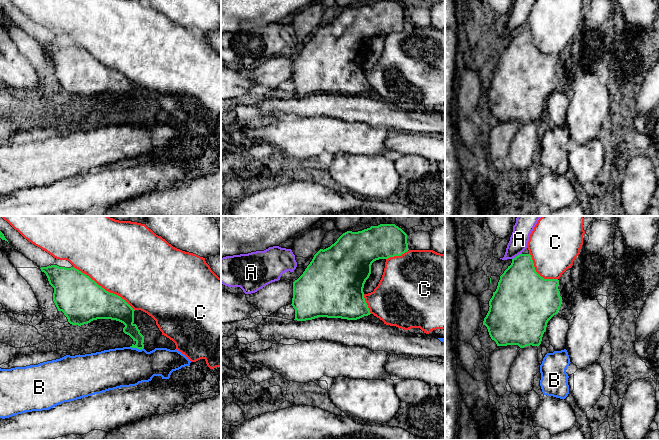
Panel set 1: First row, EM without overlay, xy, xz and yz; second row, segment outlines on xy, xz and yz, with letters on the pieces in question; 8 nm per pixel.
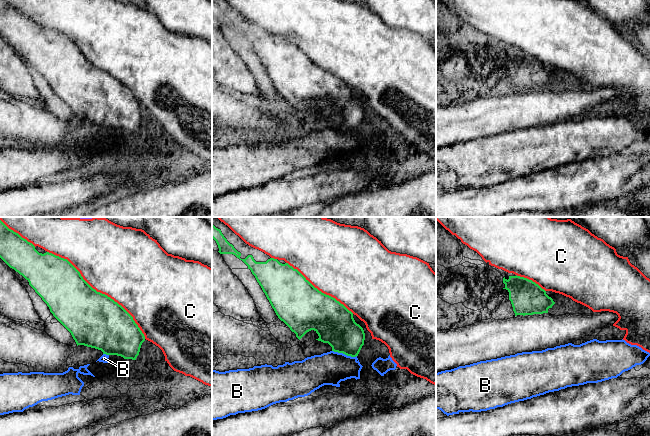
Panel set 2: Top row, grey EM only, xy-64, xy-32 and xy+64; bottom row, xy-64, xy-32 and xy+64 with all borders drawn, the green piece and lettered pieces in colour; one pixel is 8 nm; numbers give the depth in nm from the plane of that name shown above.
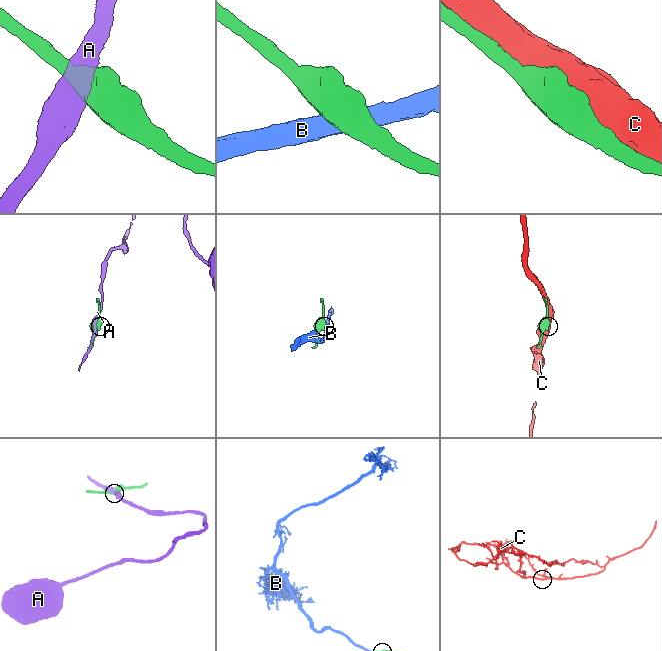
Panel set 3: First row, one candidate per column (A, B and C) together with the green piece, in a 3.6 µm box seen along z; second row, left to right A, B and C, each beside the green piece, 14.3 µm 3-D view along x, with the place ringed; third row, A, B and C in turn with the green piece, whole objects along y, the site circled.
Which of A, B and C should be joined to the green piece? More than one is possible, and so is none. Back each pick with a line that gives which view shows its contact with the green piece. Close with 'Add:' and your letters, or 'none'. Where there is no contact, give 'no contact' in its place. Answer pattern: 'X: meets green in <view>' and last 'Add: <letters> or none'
Add: none

